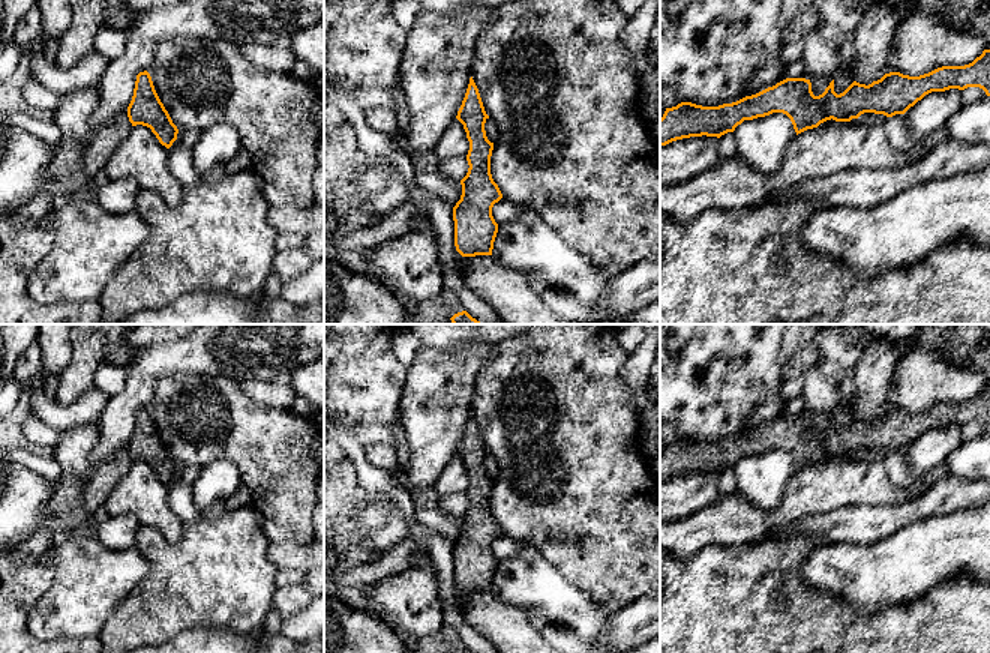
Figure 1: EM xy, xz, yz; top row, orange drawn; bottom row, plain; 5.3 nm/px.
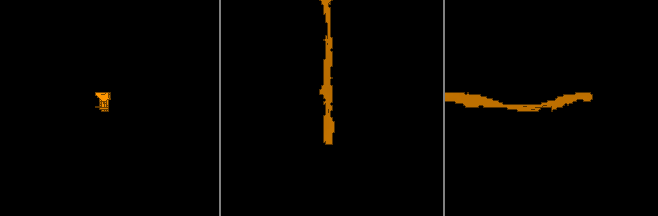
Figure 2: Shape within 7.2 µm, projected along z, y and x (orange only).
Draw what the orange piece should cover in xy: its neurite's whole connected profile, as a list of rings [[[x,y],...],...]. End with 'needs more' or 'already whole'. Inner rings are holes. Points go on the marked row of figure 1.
[[[147,71],[136,75],[134,96],[128,107],[128,117],[132,126],[142,125],[150,128],[166,149],[177,140],[178,129],[160,102]]]; already whole

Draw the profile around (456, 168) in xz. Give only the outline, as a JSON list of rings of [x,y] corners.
[[[466,156],[438,161],[438,167],[442,171],[442,174],[456,182],[460,182],[466,176],[470,168]]]

